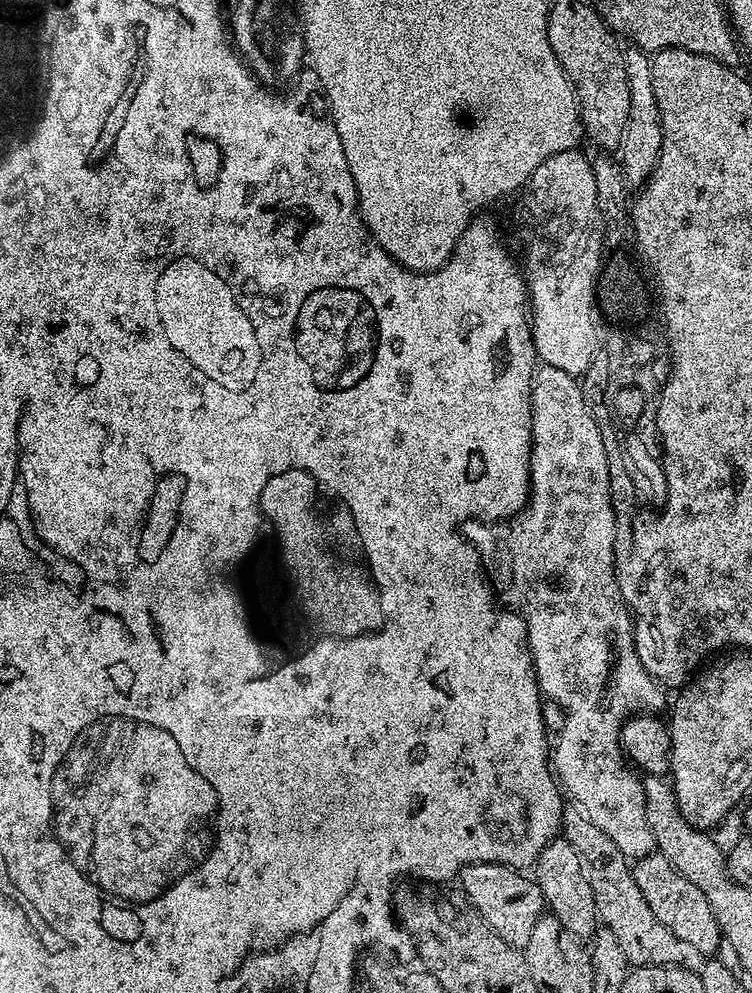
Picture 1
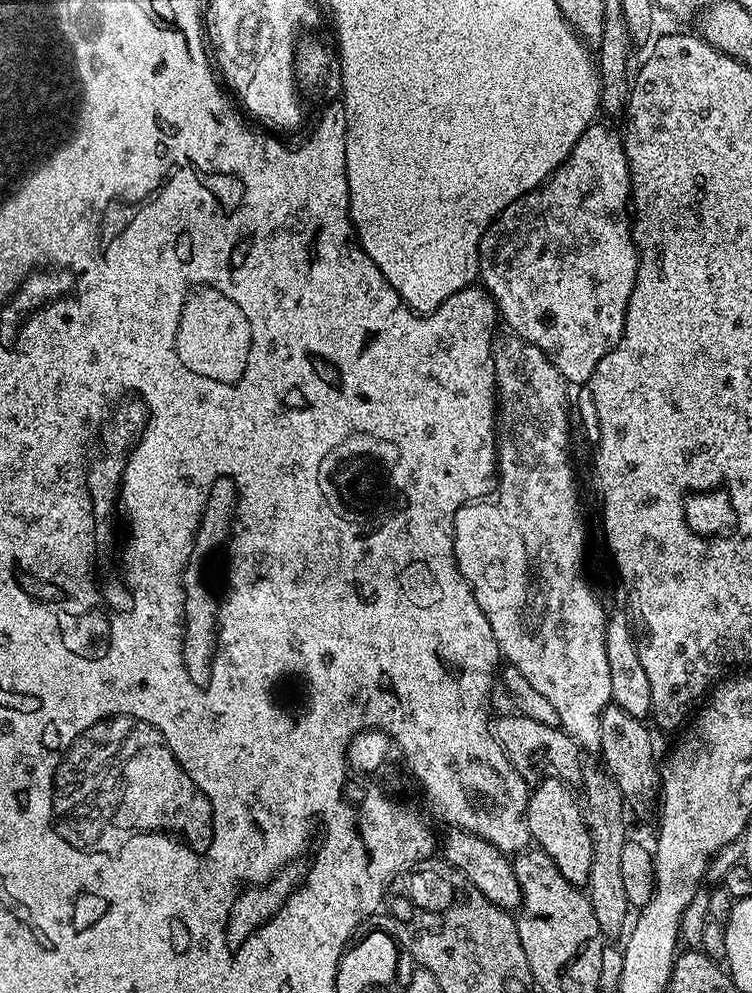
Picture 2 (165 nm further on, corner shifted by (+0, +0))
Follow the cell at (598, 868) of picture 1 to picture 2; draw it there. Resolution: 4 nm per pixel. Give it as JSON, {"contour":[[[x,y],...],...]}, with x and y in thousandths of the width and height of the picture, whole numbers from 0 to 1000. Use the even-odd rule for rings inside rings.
{"contour":[[[690,719],[680,720],[665,721],[661,725],[658,722],[653,734],[673,763],[678,763],[681,770],[691,776],[698,785],[713,788],[725,779],[738,779],[757,792],[770,791],[775,787],[778,770],[771,769],[774,754],[766,746],[755,742],[749,733],[722,730],[721,727]]]}

